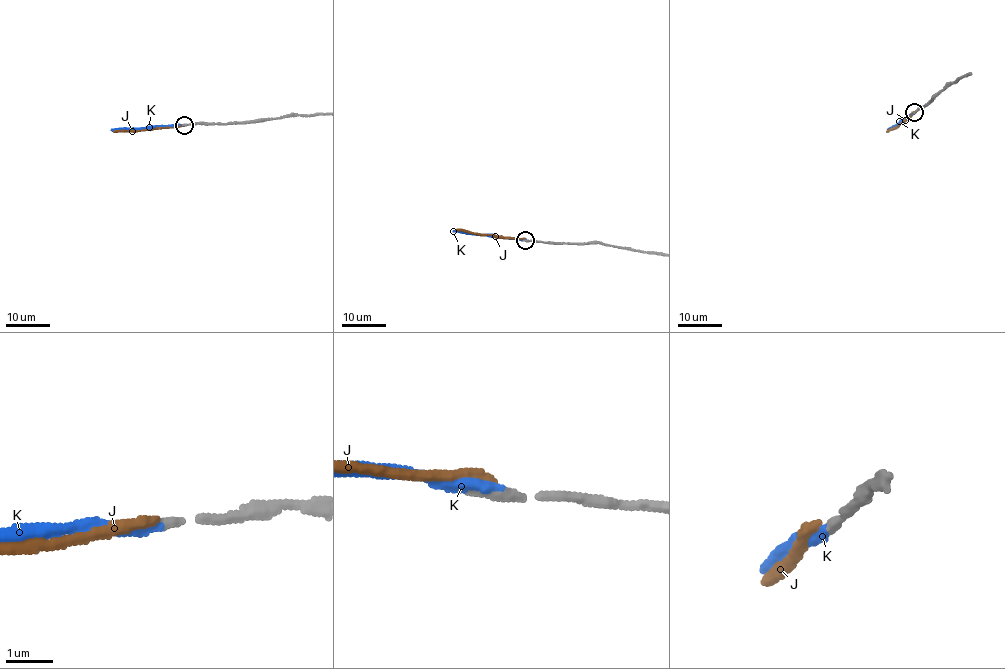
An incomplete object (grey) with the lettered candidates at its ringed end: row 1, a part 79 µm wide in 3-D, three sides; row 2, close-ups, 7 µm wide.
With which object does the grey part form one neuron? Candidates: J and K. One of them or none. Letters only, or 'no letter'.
K

